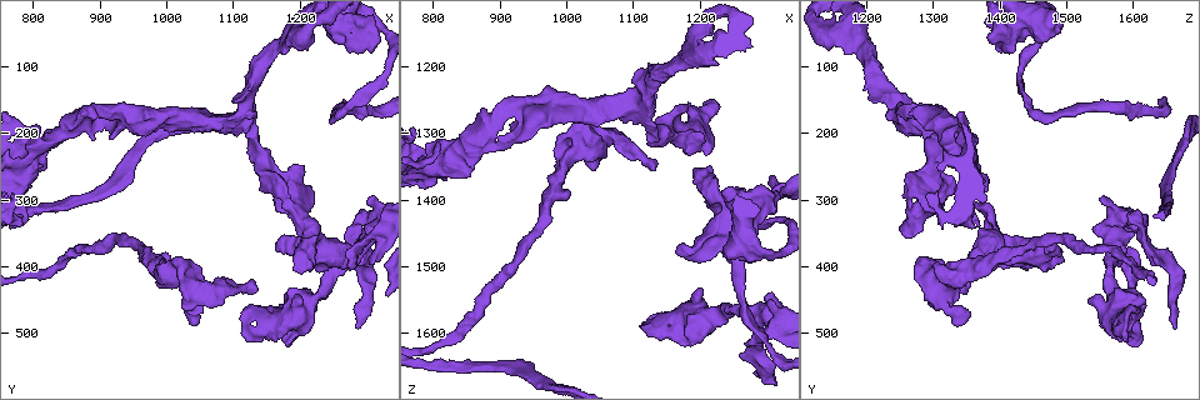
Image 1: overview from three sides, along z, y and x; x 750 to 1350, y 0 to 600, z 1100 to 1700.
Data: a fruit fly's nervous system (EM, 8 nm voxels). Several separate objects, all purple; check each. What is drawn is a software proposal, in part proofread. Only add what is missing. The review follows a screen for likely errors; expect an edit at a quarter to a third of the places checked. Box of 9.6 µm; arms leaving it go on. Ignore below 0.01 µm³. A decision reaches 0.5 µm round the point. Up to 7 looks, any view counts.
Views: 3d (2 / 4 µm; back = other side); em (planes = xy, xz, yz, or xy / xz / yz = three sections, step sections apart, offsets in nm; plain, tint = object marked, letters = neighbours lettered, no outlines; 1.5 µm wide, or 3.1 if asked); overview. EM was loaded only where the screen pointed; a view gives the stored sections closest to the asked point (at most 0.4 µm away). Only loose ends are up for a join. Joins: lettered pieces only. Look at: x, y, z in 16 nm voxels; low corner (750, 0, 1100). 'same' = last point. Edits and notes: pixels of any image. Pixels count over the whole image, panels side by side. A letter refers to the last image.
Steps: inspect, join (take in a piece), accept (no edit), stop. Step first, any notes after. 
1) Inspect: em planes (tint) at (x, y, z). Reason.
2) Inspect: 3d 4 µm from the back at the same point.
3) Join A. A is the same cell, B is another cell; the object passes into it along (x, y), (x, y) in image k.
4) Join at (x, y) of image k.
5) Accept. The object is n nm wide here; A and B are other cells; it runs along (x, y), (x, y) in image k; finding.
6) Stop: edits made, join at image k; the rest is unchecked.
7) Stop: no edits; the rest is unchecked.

Inspect: em planes (letters) at (1180, 355, 1470). Free end.

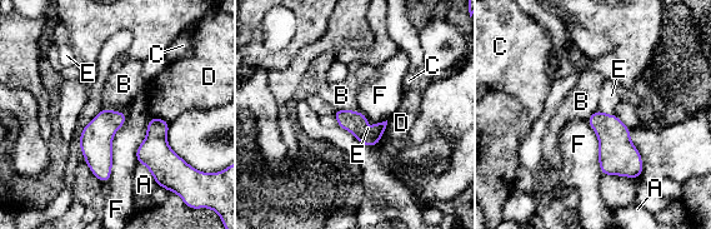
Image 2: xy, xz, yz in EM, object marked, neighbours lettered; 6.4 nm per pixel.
Accept. A, B, C, D, E and F are other cells; a border runs along (335, 109), (359, 111) in image 2; no lettered piece goes on from it.

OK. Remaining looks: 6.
Inspect: em planes (plain) at (1305, 400, 1360). An open end.

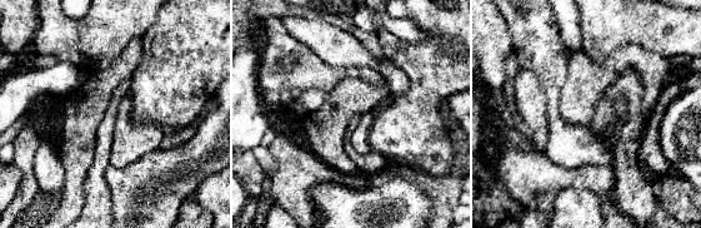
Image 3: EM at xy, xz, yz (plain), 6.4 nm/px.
Inspect: em planes (letters) at the same point. See the neighbours.

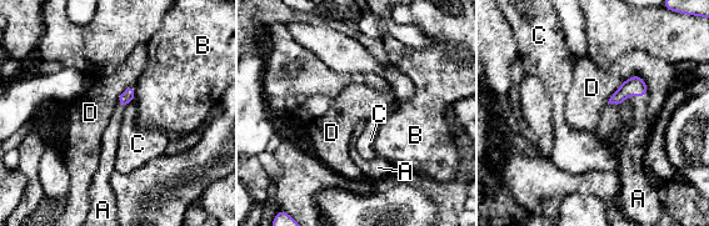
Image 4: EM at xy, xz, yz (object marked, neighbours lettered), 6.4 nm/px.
Join A. The longest contact is with D, 300 nm; A is the same cell, B, C and D are other cells; the object passes into it along (634, 86), (635, 95), (638, 134) in image 4; it goes on there.

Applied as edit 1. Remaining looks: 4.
Inspect: overview.

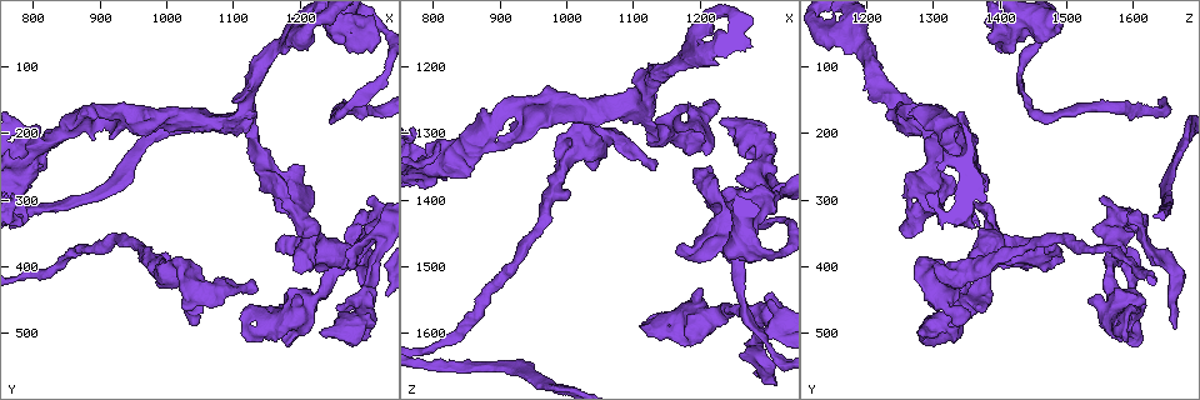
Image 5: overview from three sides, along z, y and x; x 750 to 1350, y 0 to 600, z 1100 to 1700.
Inspect: em planes (plain) at (1195, 410, 1365). An open end.

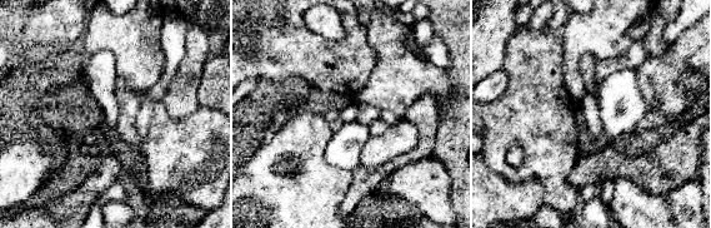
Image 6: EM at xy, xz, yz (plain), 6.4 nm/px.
Inspect: em planes (letters) at the same point.

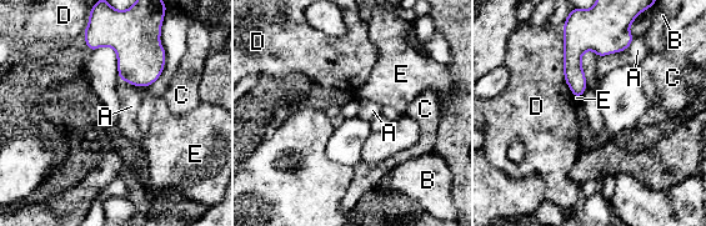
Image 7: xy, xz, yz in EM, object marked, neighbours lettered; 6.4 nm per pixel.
Accept. The longest contact is with D, 440 nm; A, B, C, D and E are other cells; a border runs along (561, 33), (564, 81), (575, 98) in image 7; none of them fits.

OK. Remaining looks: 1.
Stop: edits made, join at image 4; the rest is unchecked.

